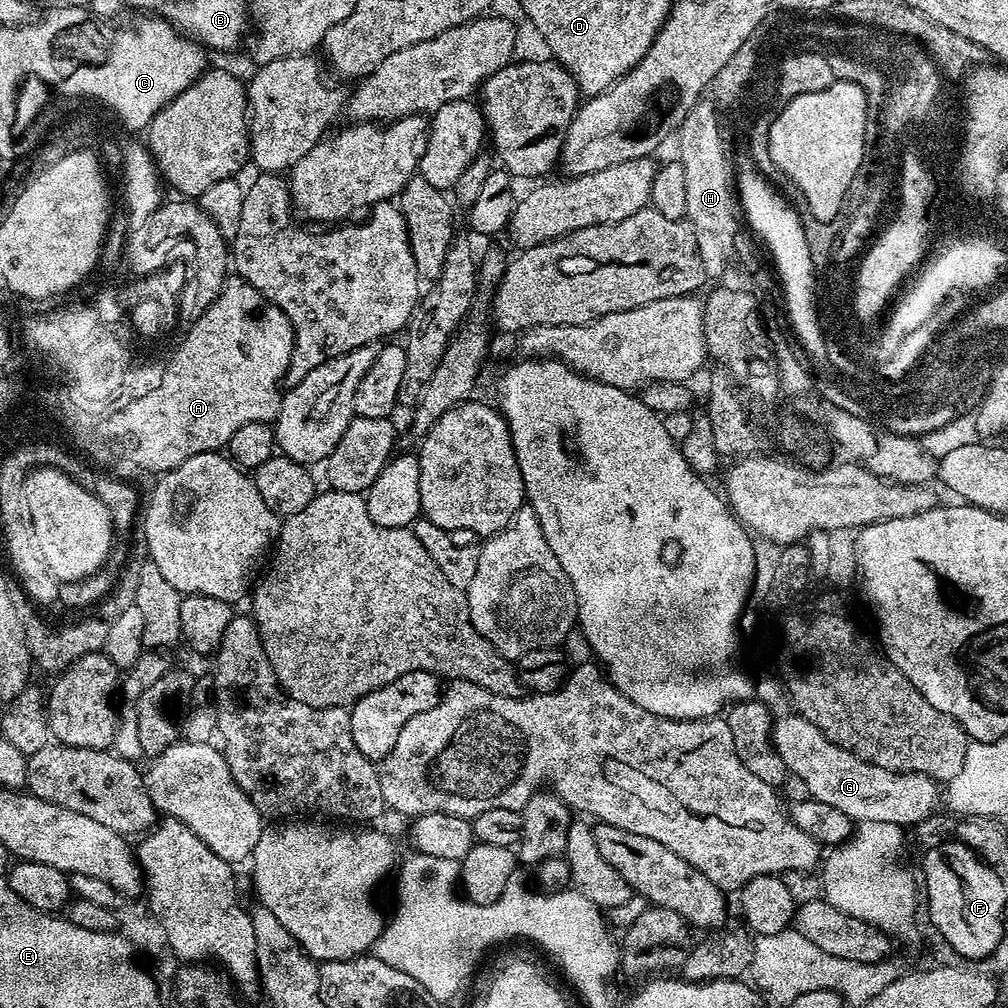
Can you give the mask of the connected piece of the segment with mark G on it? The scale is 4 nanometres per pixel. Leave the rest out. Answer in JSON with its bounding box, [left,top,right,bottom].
[770,714,942,826]

